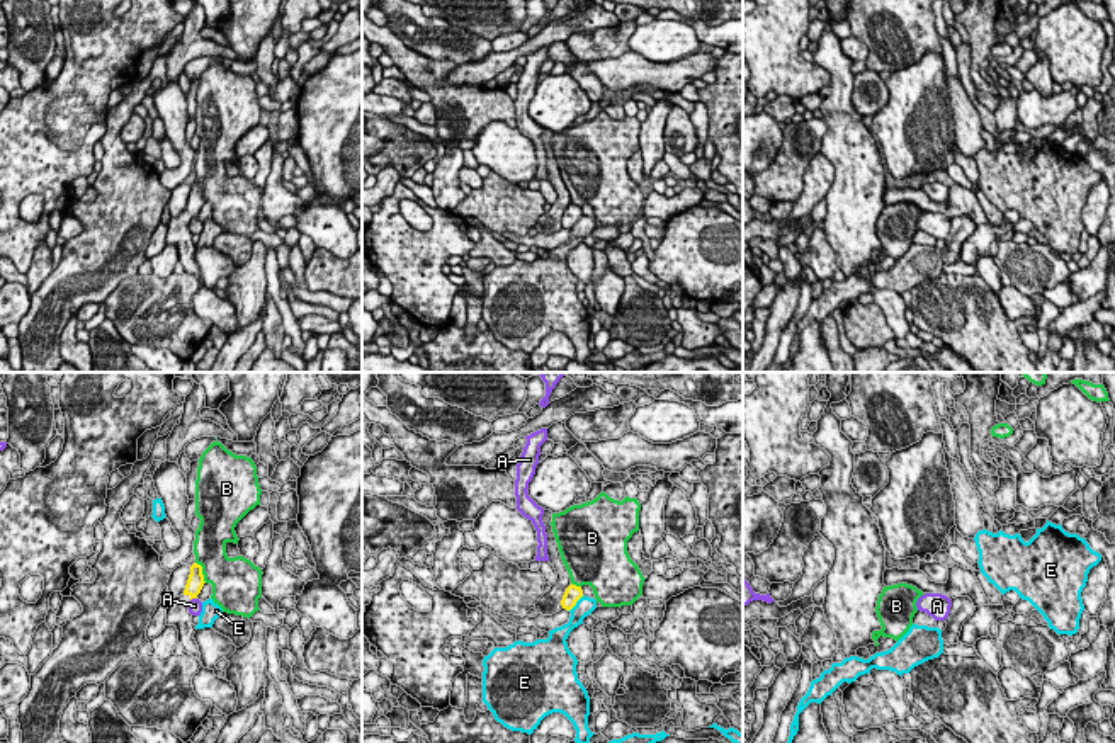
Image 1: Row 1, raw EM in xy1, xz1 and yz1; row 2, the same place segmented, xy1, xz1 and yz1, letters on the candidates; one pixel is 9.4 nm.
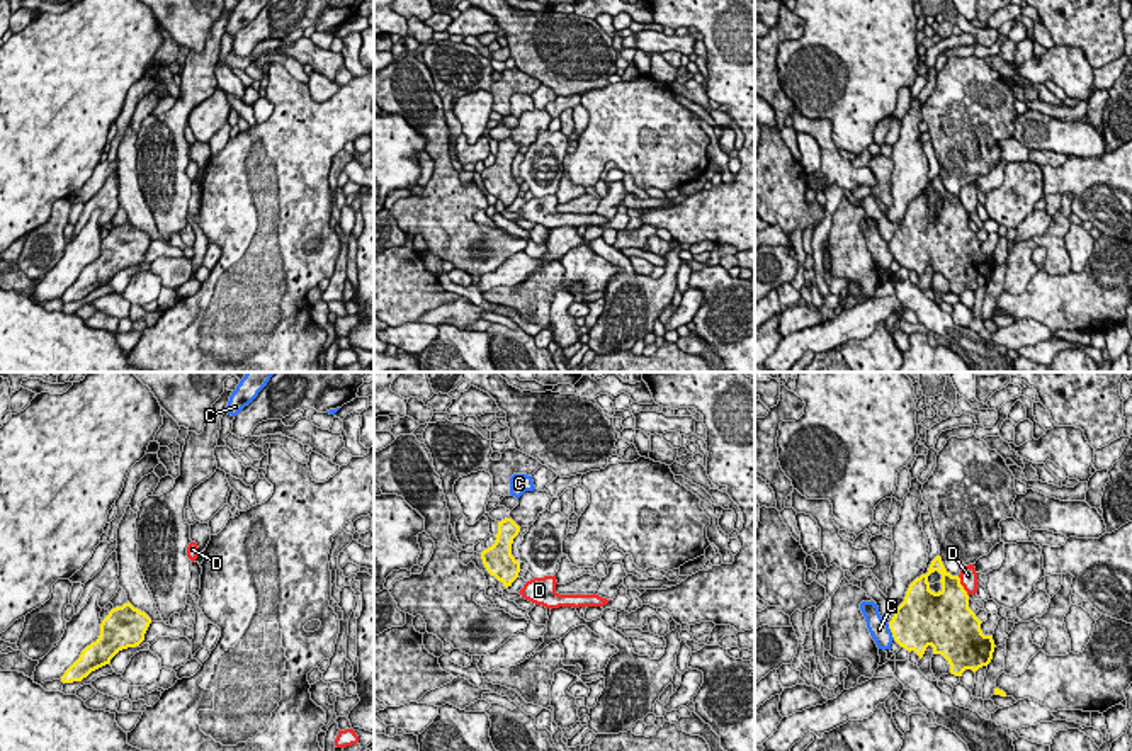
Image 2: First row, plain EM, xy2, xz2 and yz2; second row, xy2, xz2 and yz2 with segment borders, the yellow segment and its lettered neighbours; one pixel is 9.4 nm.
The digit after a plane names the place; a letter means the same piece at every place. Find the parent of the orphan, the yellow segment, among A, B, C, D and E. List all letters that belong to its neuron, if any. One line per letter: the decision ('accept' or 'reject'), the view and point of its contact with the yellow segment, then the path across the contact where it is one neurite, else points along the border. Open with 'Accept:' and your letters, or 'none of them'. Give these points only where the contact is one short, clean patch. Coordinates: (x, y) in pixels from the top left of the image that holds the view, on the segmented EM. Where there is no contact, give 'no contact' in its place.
Accept: none of them
A: reject; meets yellow in xy1 at (192, 597); border along xy1 (196, 597), (191, 601)
B: reject; meets yellow in xy1 at (201, 572)
C: reject; meets yellow in yz2 at (891, 631); border along yz2 (888, 624), (894, 639)
D: reject; meets yellow in yz2 at (962, 587); border along yz2 (957, 576), (967, 595)
E: reject; meets yellow in xz1 at (575, 604); border along xz1 (583, 595), (570, 611)

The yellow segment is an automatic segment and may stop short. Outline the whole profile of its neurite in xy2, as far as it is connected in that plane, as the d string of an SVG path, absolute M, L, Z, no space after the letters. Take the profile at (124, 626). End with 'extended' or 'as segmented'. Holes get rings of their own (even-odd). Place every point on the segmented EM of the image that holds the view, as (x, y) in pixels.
M129 601L112 608L100 624L99 639L82 651L80 658L65 671L61 681L82 681L92 671L109 664L119 651L139 646L150 624L151 618Z | as segmented

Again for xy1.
M194 563L190 566L190 575L185 585L185 590L180 597L170 598L167 609L167 626L175 626L178 631L178 643L182 644L184 651L192 655L201 661L199 646L194 639L195 626L192 624L192 614L189 612L189 602L197 598L204 587L204 575L202 566Z | extended

